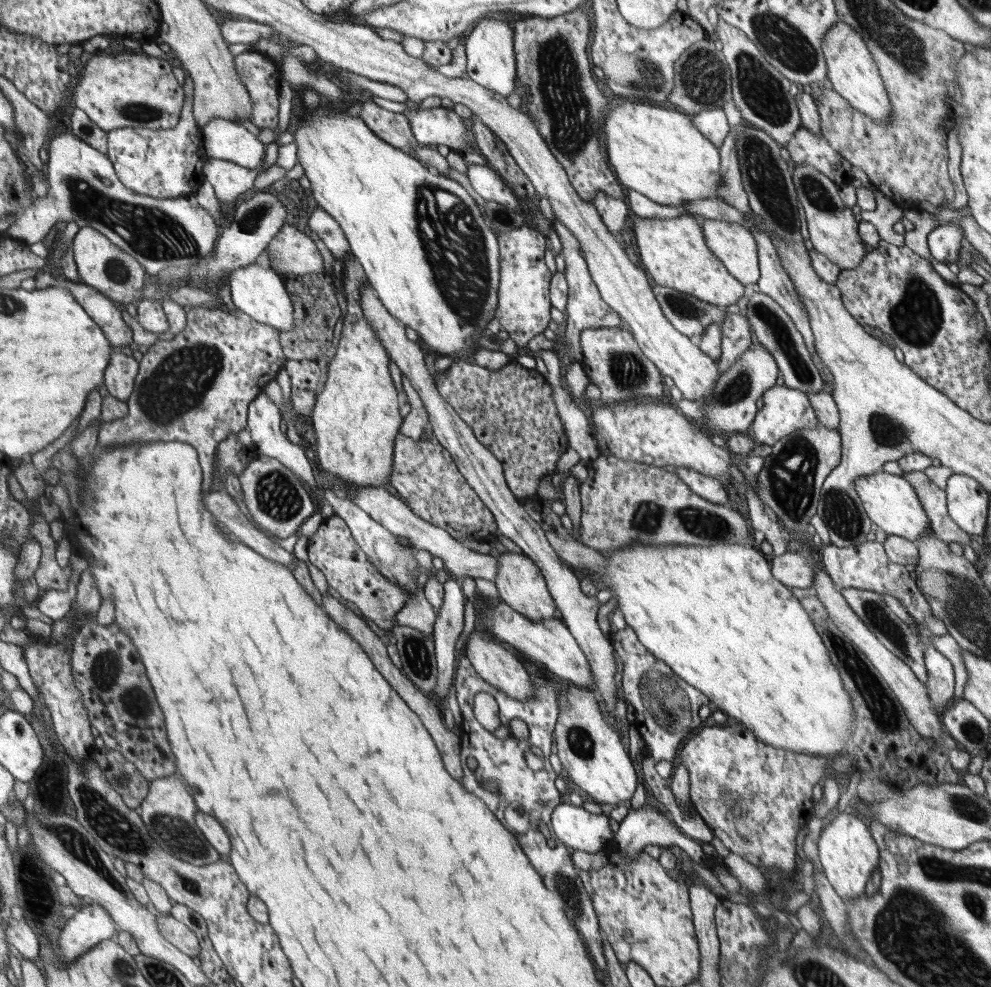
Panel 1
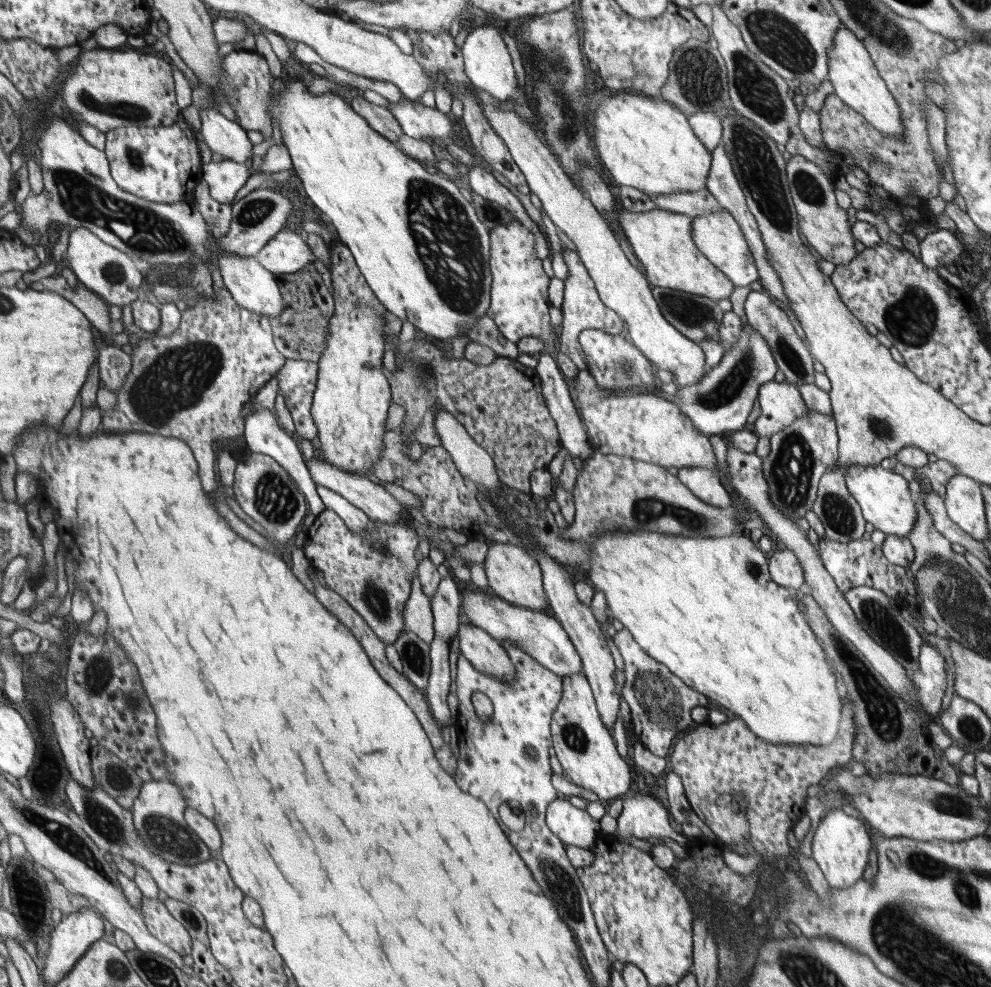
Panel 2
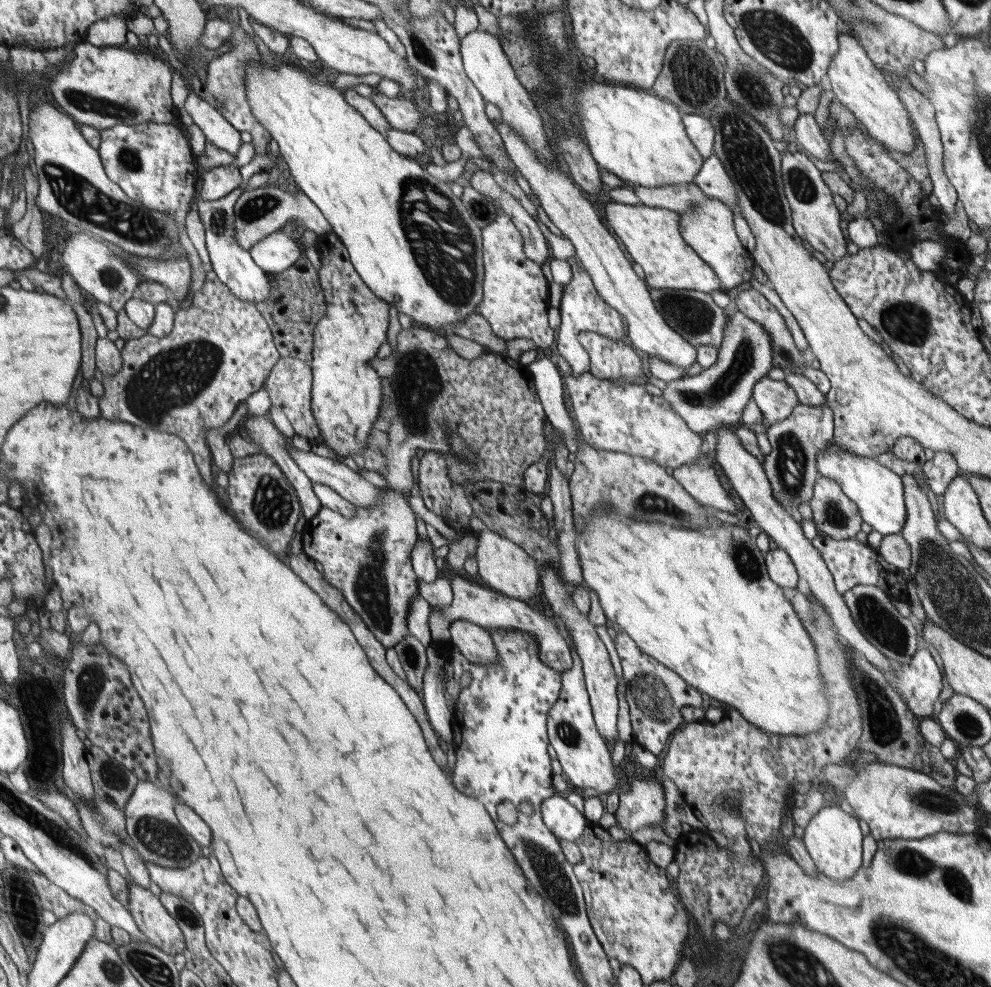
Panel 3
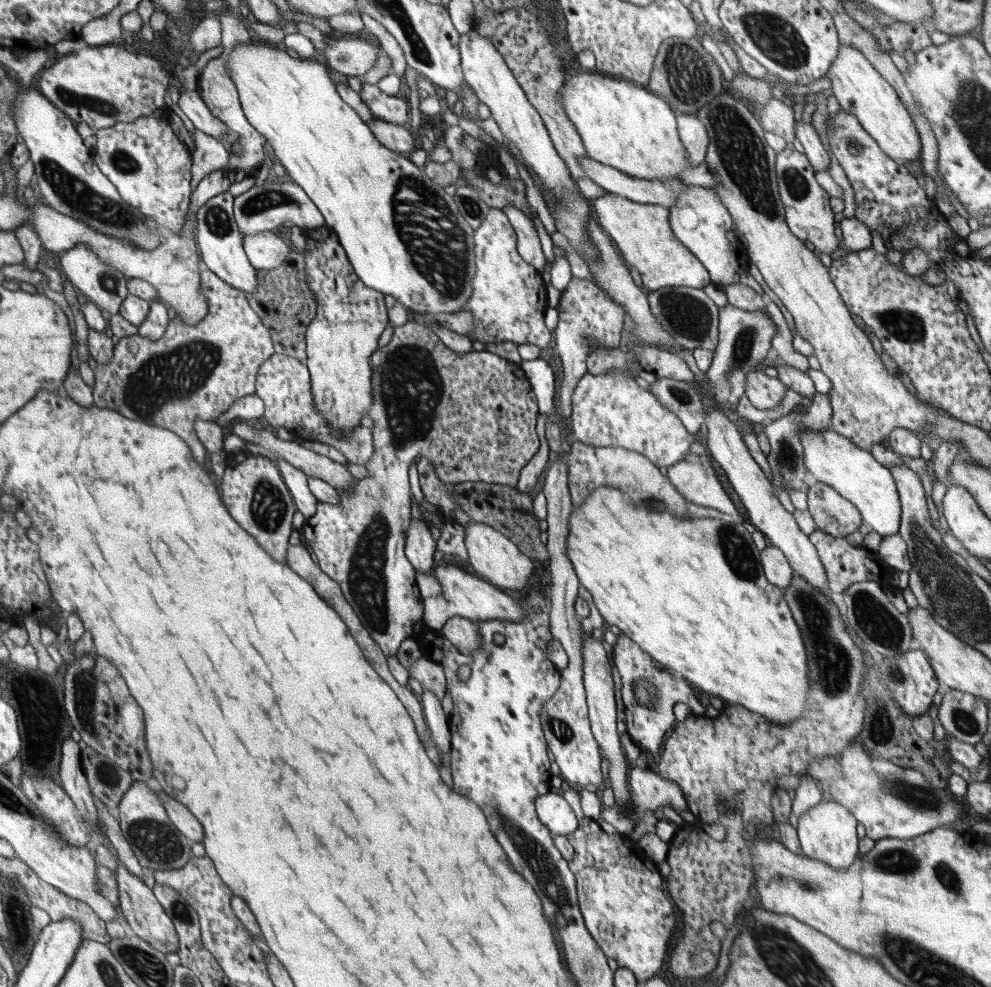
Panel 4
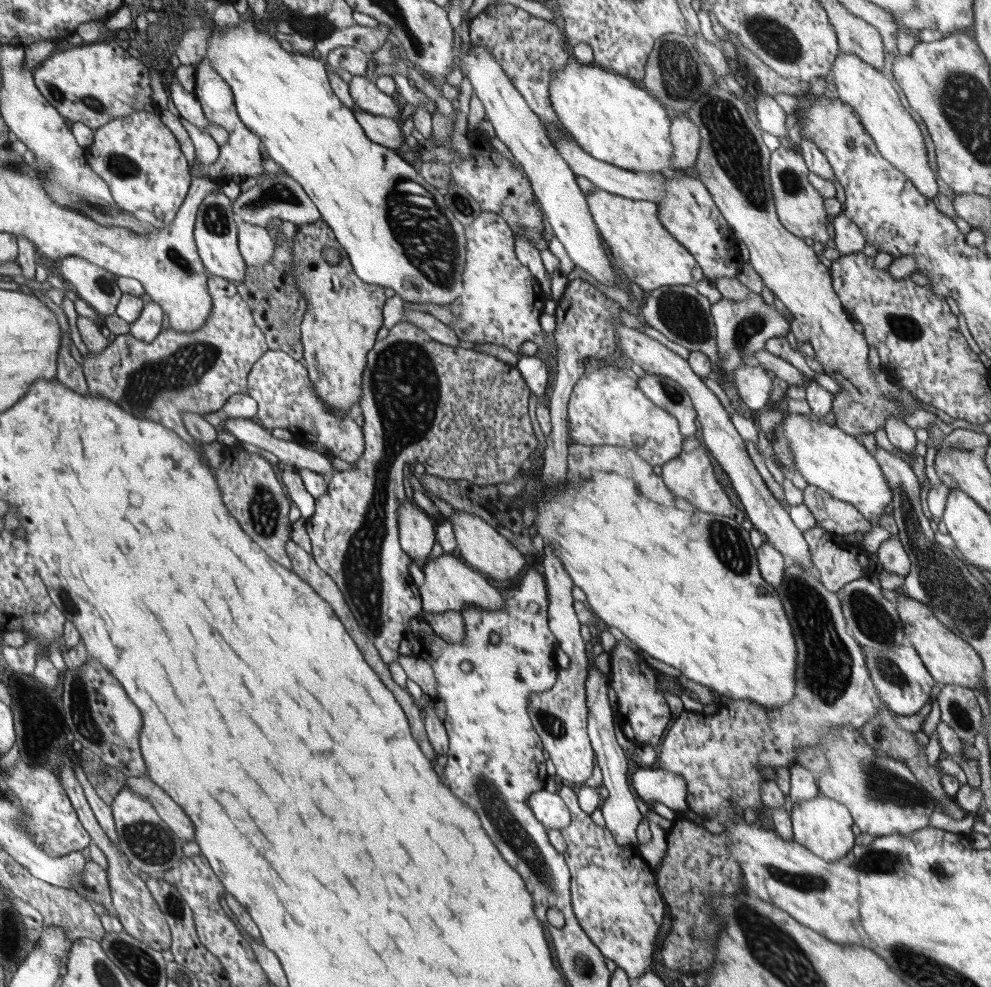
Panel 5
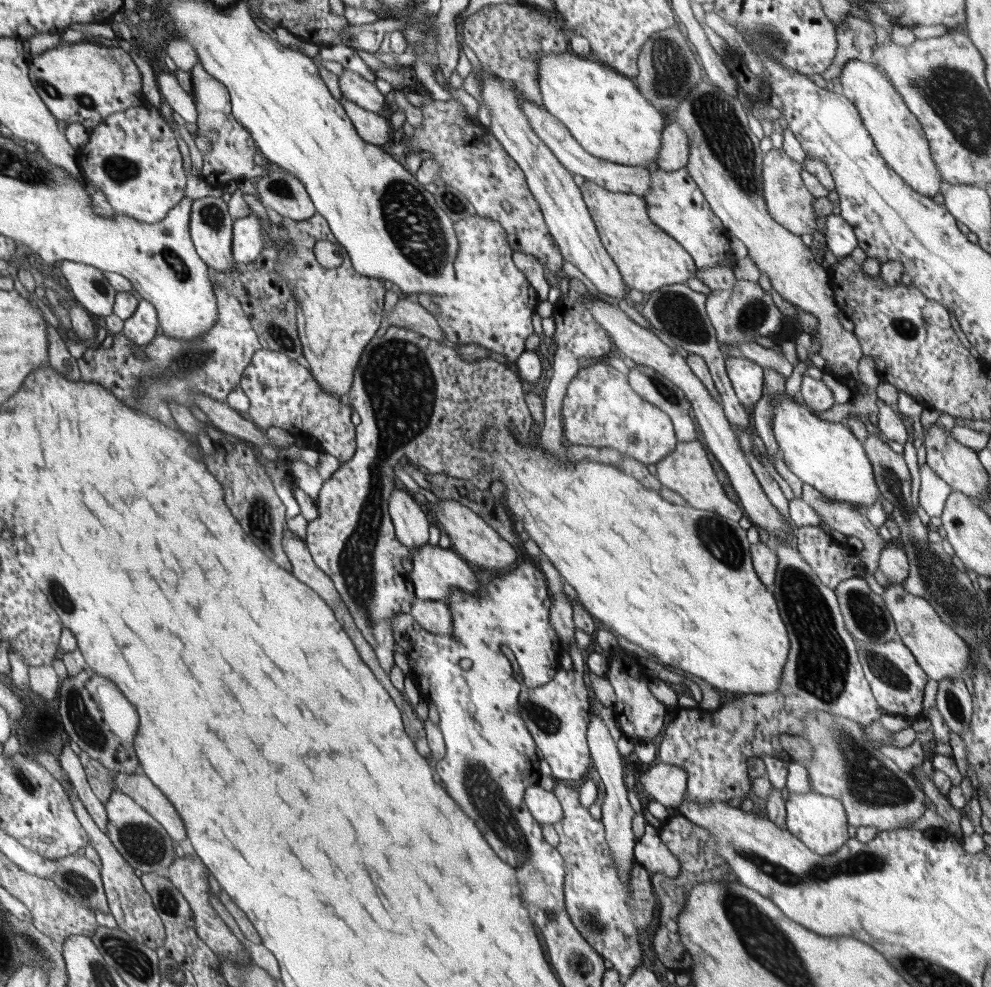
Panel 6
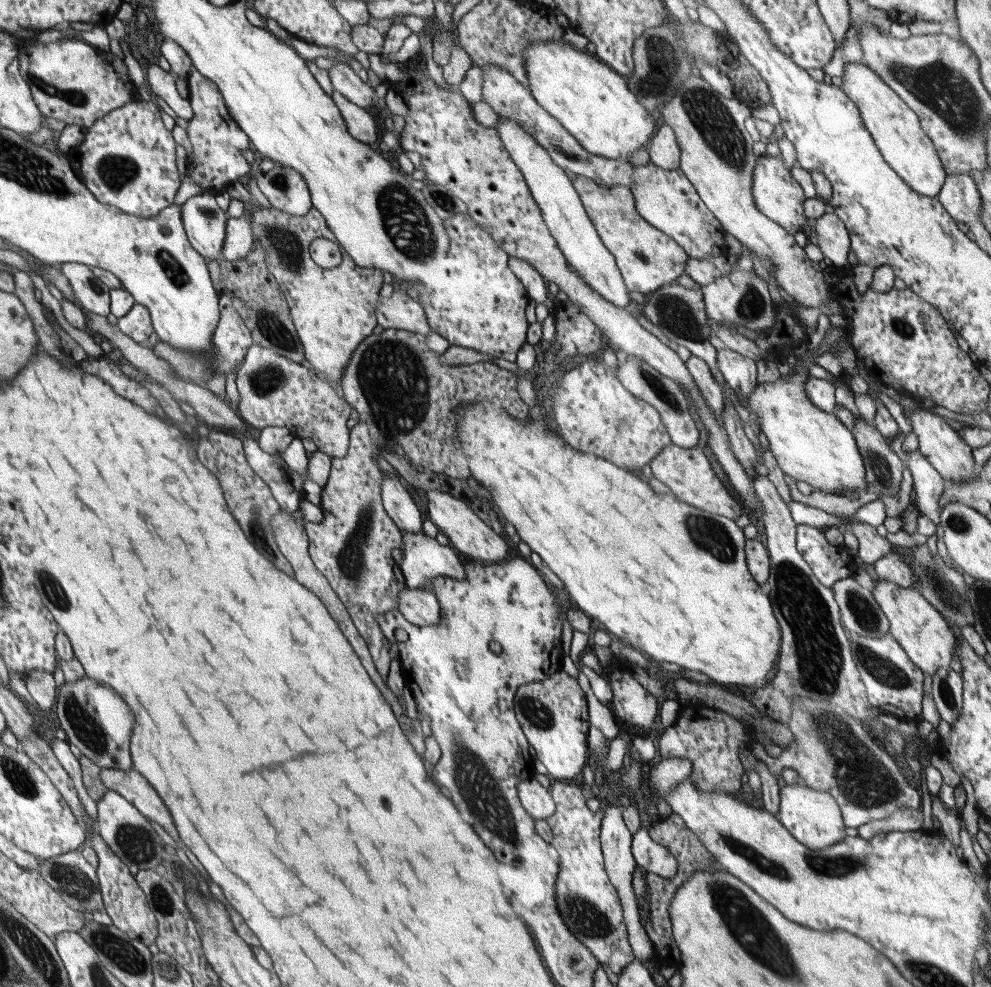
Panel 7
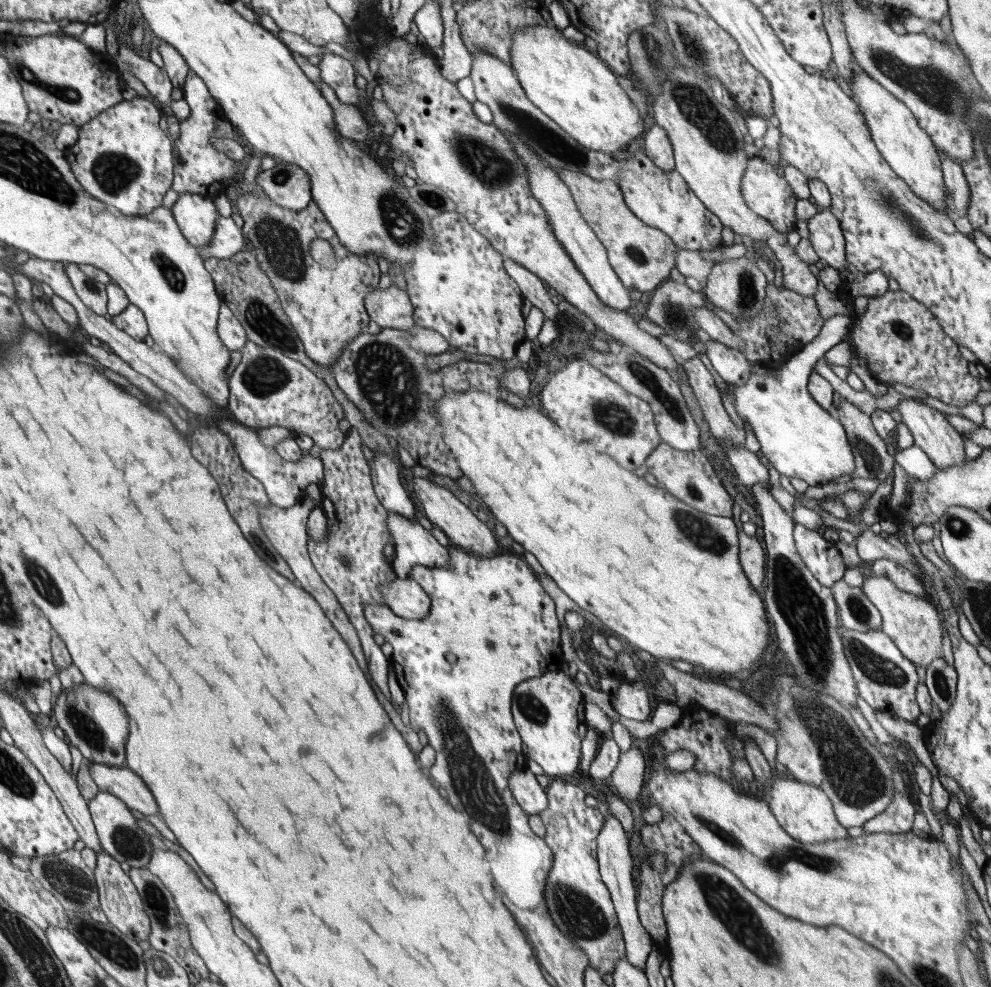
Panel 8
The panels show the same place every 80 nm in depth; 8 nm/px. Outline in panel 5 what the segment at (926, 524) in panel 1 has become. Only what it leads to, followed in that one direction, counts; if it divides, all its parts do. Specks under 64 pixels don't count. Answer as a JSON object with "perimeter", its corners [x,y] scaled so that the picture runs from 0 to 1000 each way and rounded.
{"perimeter":[[[793,417],[786,433],[800,456],[803,476],[816,491],[827,493],[840,504],[857,509],[880,533],[889,533],[900,543],[905,543],[907,535],[899,513],[900,495],[897,495],[883,462],[867,445],[819,421],[798,420],[796,417]]]}

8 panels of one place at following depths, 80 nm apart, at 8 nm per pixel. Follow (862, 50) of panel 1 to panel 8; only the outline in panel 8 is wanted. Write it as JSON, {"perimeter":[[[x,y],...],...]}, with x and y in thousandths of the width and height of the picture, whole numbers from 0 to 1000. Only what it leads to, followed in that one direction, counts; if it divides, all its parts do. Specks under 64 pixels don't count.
{"perimeter":[[[864,66],[862,77],[857,81],[859,98],[868,108],[874,121],[879,139],[890,160],[899,171],[922,194],[943,212],[956,212],[954,199],[956,193],[952,183],[951,165],[940,141],[928,130],[922,114],[888,84]]]}

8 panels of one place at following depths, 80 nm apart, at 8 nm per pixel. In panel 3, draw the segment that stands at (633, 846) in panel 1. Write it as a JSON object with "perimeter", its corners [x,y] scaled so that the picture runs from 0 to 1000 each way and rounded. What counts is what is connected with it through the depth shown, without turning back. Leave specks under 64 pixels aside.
{"perimeter":[[[645,786],[641,788],[637,794],[636,802],[629,802],[625,809],[625,818],[621,827],[624,832],[624,838],[630,840],[631,843],[642,843],[648,839],[660,837],[668,837],[671,831],[671,814],[672,801],[668,794],[656,788]]]}

